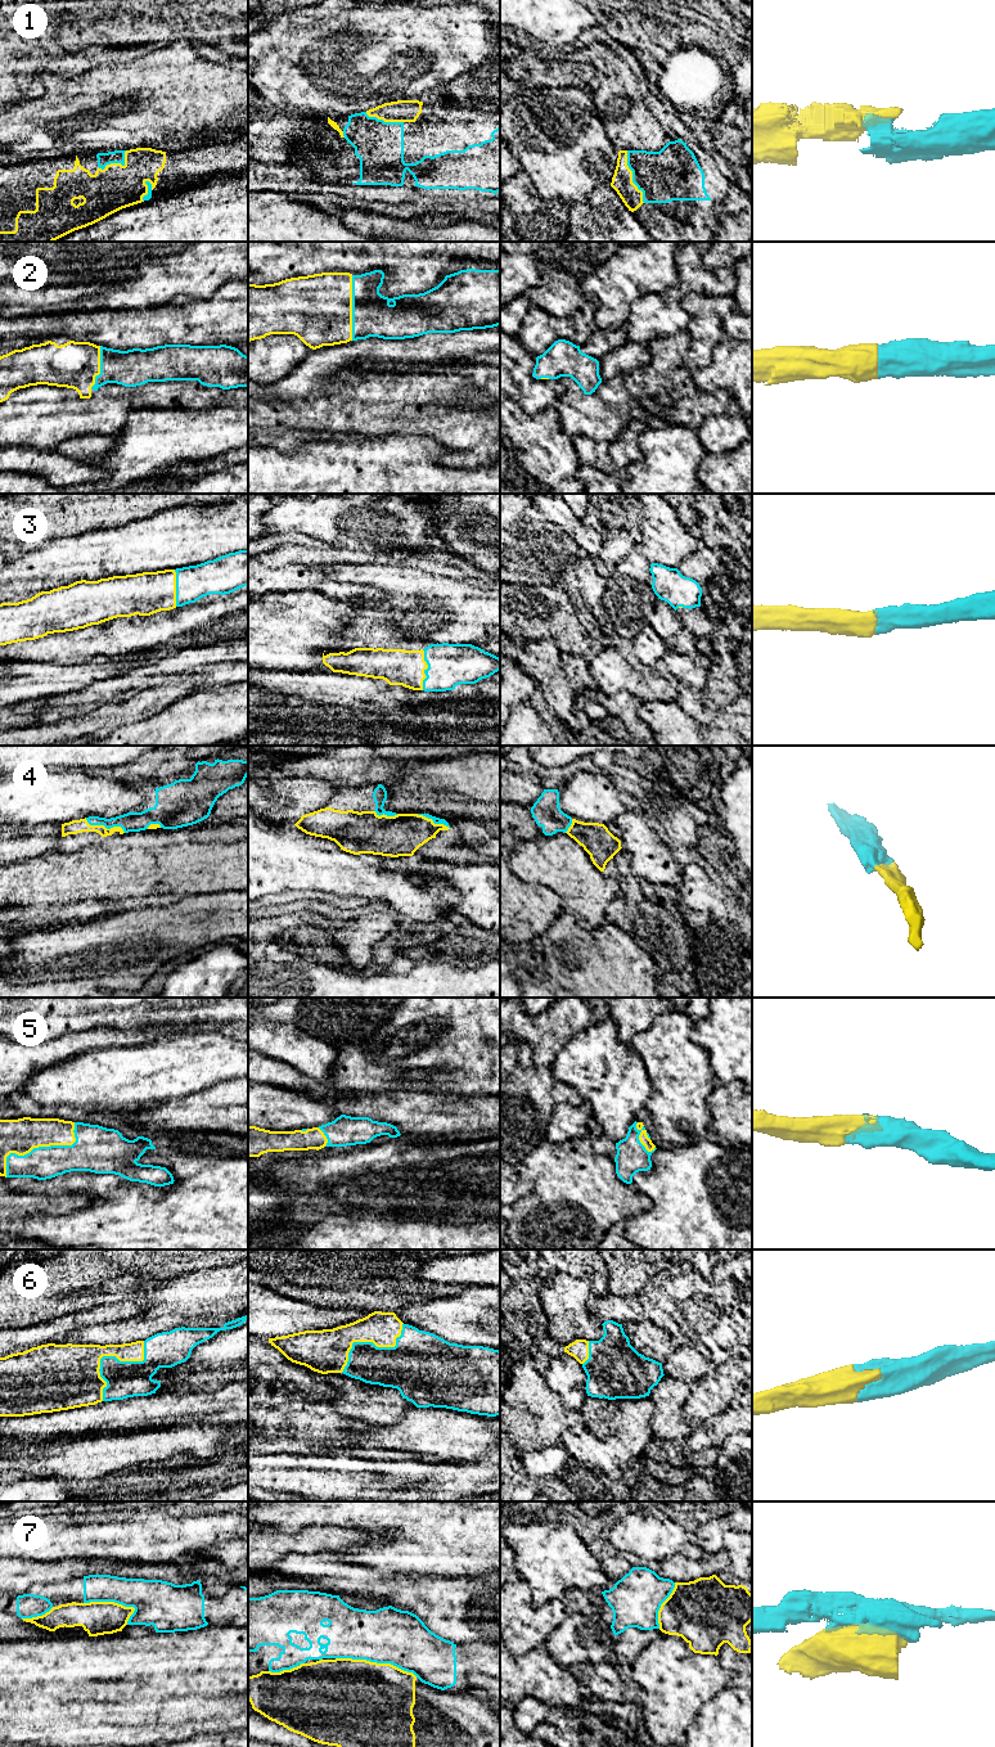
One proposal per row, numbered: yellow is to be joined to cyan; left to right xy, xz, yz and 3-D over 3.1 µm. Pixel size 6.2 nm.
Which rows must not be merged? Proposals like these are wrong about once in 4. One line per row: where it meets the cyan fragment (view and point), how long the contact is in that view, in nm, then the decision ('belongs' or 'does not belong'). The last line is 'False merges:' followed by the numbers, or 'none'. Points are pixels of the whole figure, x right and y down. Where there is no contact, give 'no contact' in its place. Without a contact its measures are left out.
1: contact yz (633, 176); length 340 nm; belongs
2: contact xz (352, 307); length 400 nm; belongs
3: contact xz (426, 670); length 260 nm; belongs
4: contact xy (104, 825); length 280 nm; belongs
5: contact xy (40, 1147); length 550 nm; belongs
6: contact xy (109, 1356); length 460 nm; belongs
7: contact xz (377, 1662); length 550 nm; does not belong
False merges: 7

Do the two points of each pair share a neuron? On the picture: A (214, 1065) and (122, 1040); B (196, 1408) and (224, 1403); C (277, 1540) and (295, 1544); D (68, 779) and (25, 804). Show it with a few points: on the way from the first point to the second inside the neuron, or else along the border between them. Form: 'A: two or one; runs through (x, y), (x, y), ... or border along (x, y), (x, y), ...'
A: two; border along (169, 1032), (144, 1043), (113, 1045), (111, 1048)
B: one; runs through (202, 1408), (217, 1408)
C: one; runs through (280, 1543), (291, 1543)
D: one; runs through (58, 791), (50, 798), (36, 802)

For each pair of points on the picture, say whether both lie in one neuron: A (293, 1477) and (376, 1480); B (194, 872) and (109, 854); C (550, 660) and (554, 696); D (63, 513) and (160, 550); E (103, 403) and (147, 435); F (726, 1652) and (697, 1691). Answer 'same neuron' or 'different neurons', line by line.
A: same neuron
B: same neuron
C: same neuron
D: different neurons
E: different neurons
F: same neuron

